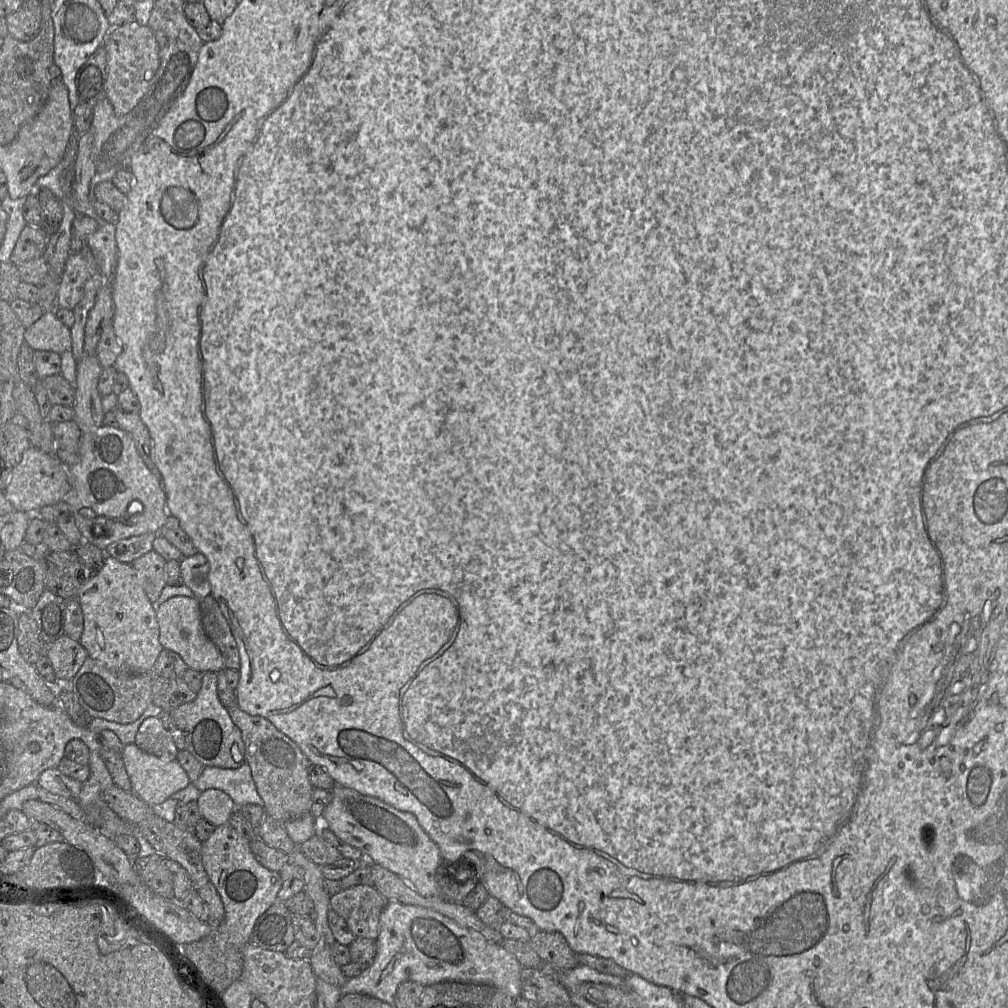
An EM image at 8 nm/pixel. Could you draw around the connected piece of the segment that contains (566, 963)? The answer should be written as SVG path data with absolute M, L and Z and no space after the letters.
M537 931L531 934L529 944L543 962L559 971L566 971L579 965L577 954L560 932Z

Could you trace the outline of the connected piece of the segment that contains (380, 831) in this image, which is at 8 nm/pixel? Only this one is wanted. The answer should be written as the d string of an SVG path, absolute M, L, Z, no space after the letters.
M335 785L331 793L332 799L321 817L321 827L329 828L342 841L358 848L364 860L379 864L398 875L421 896L439 897L437 871L443 859L437 844L412 813L340 785Z

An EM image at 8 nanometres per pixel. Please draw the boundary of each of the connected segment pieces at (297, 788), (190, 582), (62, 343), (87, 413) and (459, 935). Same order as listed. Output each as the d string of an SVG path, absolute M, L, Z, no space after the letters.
M238 706L227 709L233 723L241 731L245 759L251 768L252 778L263 800L266 814L280 821L287 821L311 813L314 789L309 780L308 770L311 763L301 749L266 718L250 715Z
M199 552L194 556L183 557L180 560L180 573L184 585L187 586L199 600L211 595L209 570L210 565L207 558Z
M45 311L34 324L26 328L24 342L34 351L52 351L61 355L71 350L71 331L56 318L54 311Z
M84 355L77 362L74 420L81 433L91 433L103 425L104 410L98 382L103 368L97 355Z
M388 901L380 915L379 933L376 938L377 953L369 967L359 976L349 978L340 988L341 995L364 994L394 1005L397 989L406 981L423 986L441 982L464 982L493 986L512 998L521 997L522 966L516 957L500 944L487 940L482 934L463 927L434 910L396 901Z

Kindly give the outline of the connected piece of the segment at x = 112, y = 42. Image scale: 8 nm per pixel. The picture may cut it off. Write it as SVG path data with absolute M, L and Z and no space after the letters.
M132 18L118 27L112 27L105 37L103 47L107 57L105 97L117 115L126 115L146 94L160 66L158 43L148 25L142 25Z

